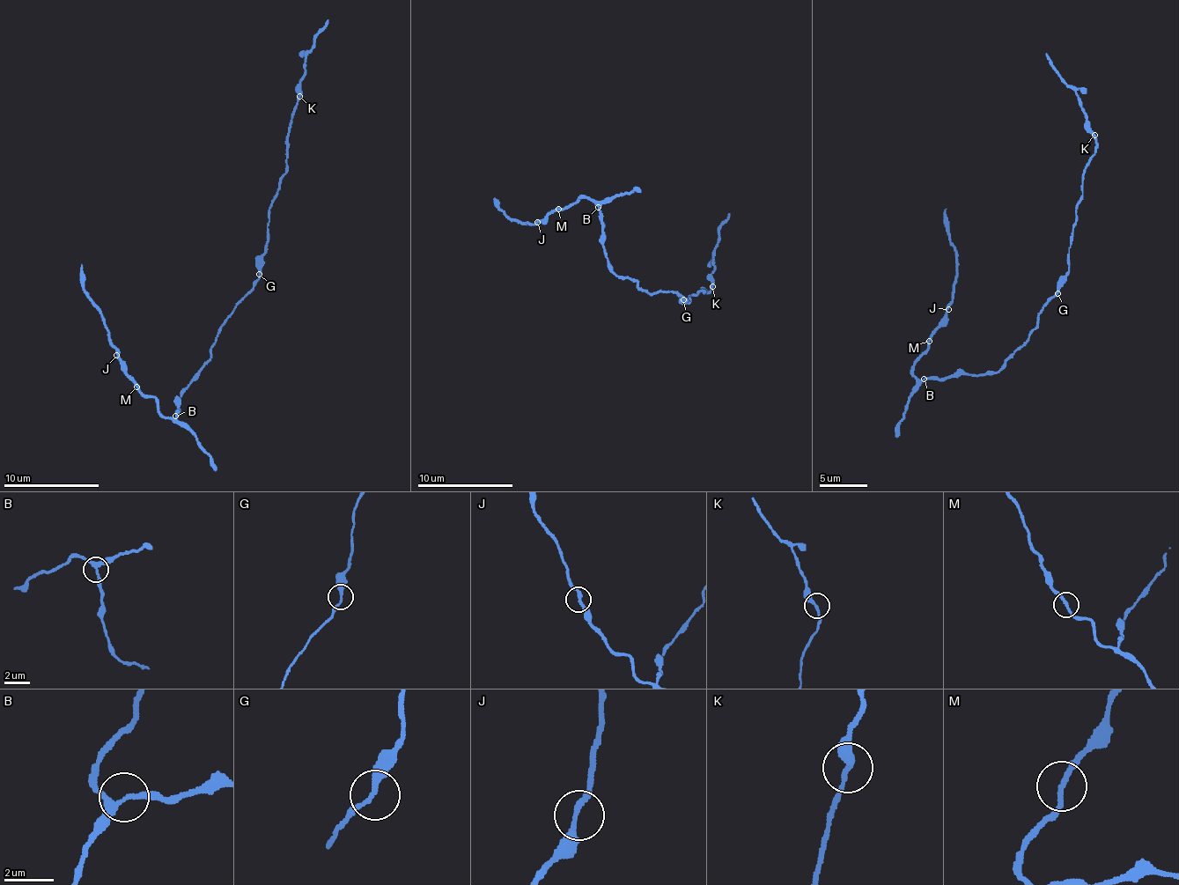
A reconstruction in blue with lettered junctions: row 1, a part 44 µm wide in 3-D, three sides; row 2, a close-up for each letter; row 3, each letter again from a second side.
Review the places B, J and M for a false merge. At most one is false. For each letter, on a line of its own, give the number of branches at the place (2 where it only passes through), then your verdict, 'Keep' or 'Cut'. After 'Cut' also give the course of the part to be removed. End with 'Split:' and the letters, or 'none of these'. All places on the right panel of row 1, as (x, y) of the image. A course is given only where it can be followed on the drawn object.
B: Branches: 3. Keep
J: Branches: 2. Keep
M: Branches: 2. Keep
Split: none of these

